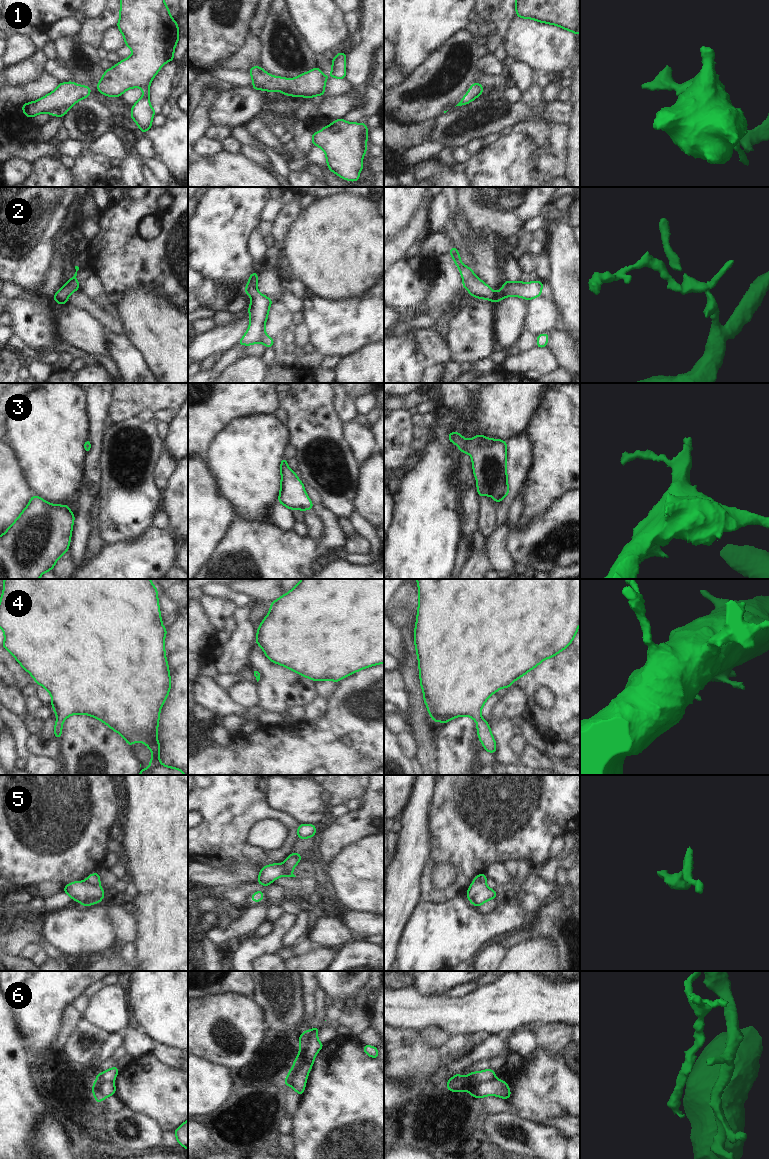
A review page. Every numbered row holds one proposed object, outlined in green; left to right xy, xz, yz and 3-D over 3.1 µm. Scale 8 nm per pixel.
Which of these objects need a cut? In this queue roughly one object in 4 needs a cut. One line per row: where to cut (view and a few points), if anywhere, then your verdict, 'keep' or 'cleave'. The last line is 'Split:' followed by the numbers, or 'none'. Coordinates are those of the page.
1: no cut | keep
2: no cut | keep
3: no cut | keep
4: no cut | keep
5: xz (282, 864), (282, 869), (287, 875) | cleave
6: yz (495, 1078), (486, 1082), (476, 1082), (467, 1089) | cleave
Split: 5, 6

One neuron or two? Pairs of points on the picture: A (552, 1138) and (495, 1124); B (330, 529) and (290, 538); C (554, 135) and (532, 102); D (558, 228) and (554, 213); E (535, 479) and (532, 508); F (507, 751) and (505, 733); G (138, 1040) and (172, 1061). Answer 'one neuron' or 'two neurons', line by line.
A: one neuron
B: one neuron
C: one neuron
D: two neurons
E: one neuron
F: one neuron
G: one neuron

